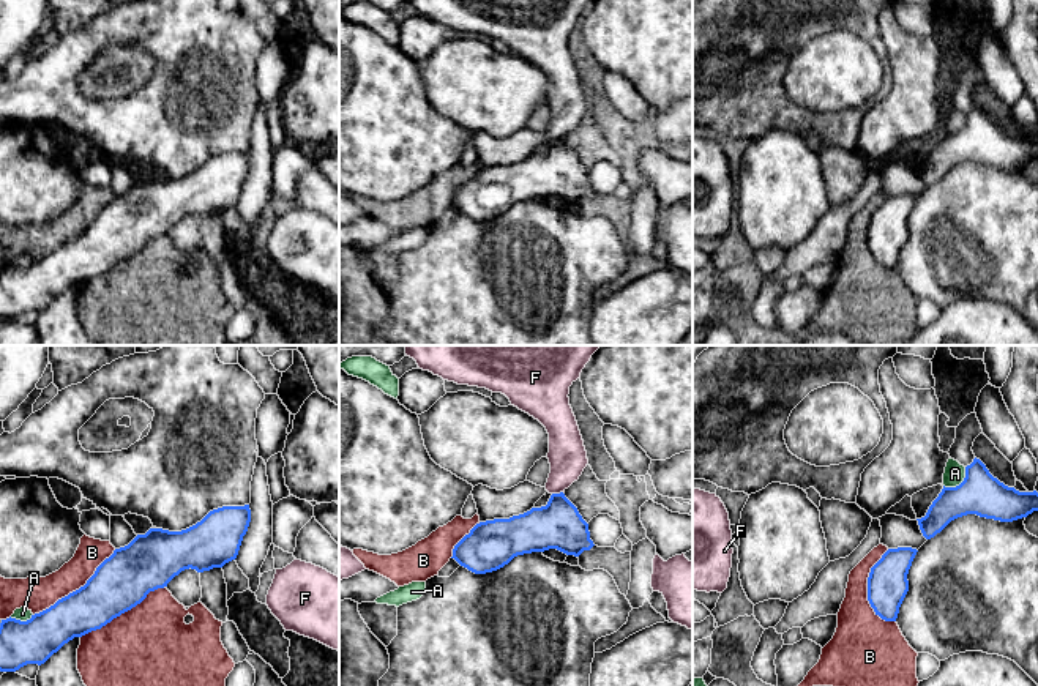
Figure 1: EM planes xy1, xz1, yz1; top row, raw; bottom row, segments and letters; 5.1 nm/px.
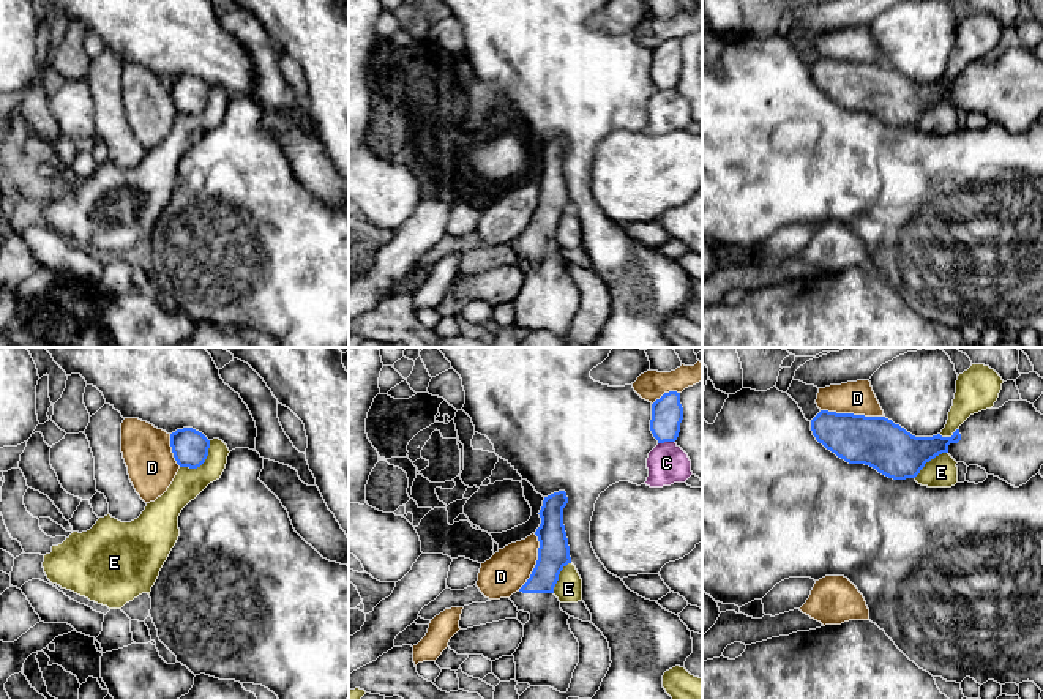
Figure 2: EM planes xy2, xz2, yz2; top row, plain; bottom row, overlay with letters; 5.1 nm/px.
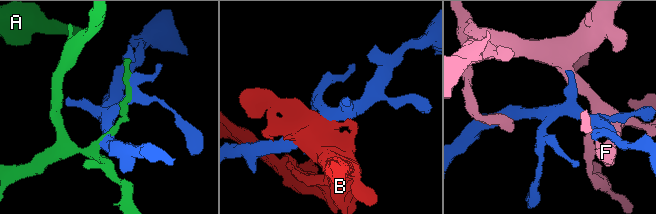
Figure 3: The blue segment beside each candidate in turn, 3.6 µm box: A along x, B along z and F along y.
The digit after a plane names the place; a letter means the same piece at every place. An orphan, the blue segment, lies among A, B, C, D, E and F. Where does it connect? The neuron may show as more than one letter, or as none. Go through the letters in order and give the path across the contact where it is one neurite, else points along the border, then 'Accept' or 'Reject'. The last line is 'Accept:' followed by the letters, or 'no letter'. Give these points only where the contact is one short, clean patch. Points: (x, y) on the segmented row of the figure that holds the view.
A: Reject
B: Reject
C: Reject
D: Reject
E: Boundary: xy2 (210, 441), (207, 458), (199, 466), (180, 467). Reject
F: Reject
Accept: no letter

